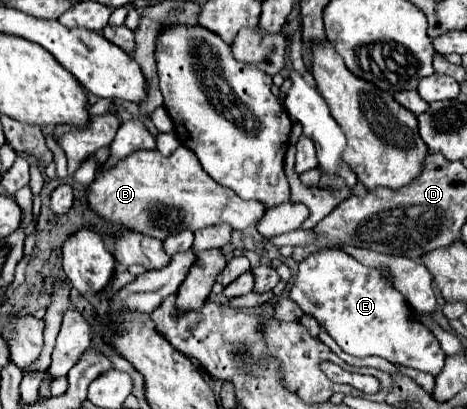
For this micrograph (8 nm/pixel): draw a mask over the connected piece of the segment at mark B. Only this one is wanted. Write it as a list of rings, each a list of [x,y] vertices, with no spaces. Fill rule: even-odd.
[[[179,145],[169,157],[163,157],[157,149],[131,153],[115,167],[97,173],[93,185],[87,187],[87,199],[91,209],[107,221],[121,223],[125,229],[135,229],[161,241],[183,229],[197,231],[221,223],[243,231],[259,225],[267,211],[261,201],[245,201],[229,187],[213,181],[185,145]]]

